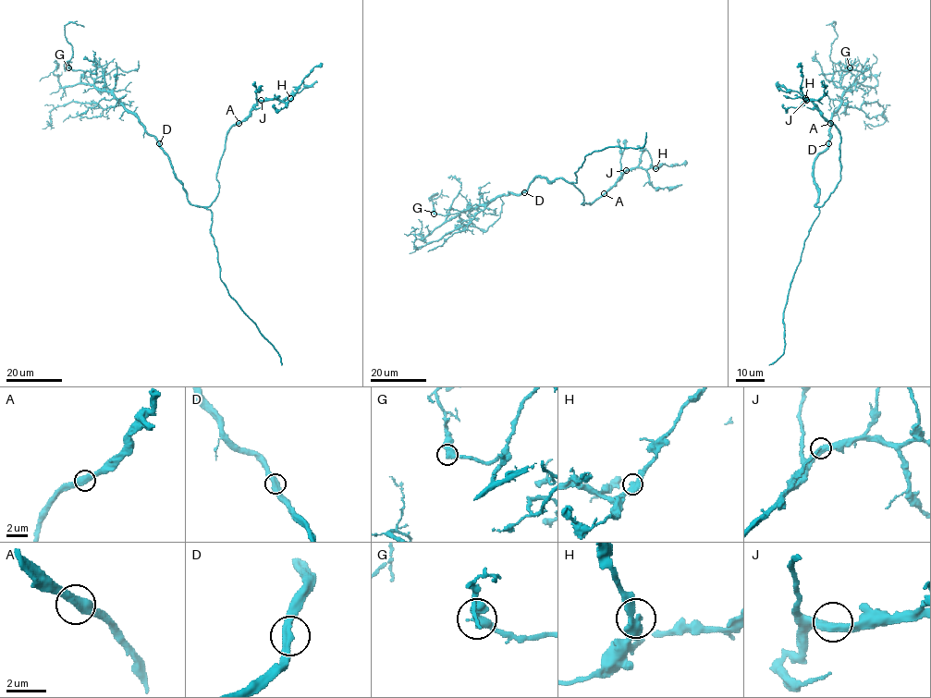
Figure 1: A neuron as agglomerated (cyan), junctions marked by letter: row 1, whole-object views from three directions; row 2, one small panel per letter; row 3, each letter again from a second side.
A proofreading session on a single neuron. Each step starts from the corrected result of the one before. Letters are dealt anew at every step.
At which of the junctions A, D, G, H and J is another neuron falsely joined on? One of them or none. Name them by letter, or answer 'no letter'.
no letter

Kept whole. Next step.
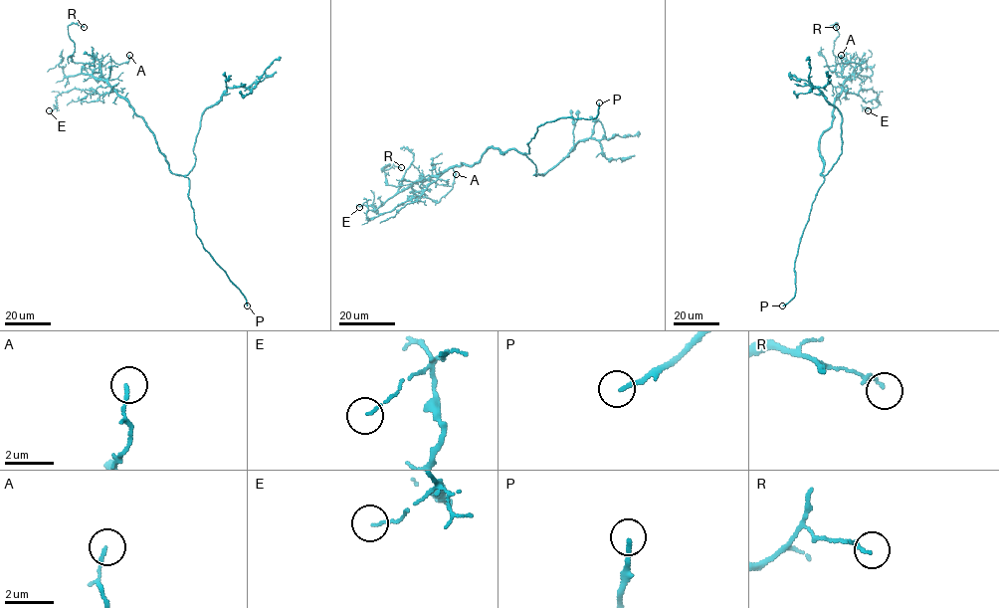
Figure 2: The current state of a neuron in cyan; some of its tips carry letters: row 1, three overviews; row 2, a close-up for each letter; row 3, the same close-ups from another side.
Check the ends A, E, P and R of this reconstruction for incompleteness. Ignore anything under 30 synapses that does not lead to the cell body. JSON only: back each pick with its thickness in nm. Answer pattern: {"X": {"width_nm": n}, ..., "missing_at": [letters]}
{"P": {"width_nm": 150}, "missing_at": ["P"]}

